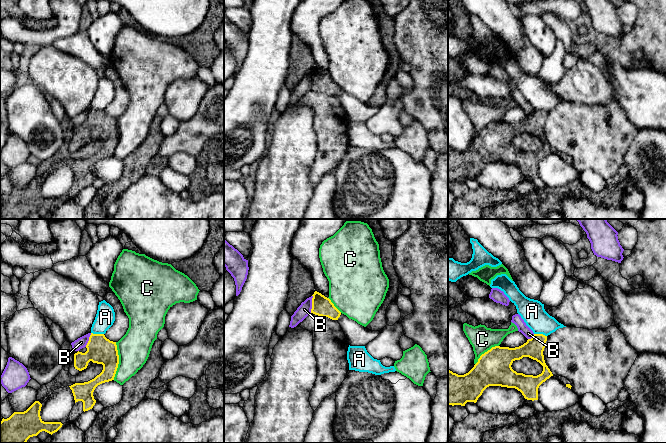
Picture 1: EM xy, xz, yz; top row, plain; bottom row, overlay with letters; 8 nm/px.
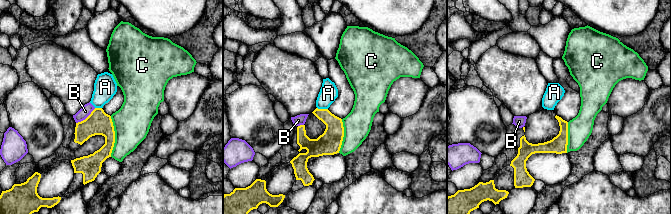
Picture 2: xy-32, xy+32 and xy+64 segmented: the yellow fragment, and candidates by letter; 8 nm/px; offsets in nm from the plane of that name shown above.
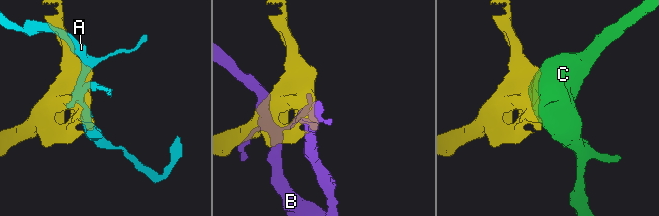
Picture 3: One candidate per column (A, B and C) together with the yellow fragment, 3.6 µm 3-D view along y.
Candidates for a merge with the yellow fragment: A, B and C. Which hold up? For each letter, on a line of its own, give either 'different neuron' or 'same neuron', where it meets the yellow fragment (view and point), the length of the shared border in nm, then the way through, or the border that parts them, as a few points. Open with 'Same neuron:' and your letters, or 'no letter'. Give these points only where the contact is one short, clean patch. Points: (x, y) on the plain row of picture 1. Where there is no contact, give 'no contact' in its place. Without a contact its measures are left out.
Same neuron: no letter
A: different neuron | xy (97, 110) | 110 nm | along xy (91, 108), (103, 110)
B: different neuron | xz (312, 80) | 140 nm | along xz (312, 71), (312, 84), (310, 88)
C: different neuron | xy (118, 137) | 300 nm

